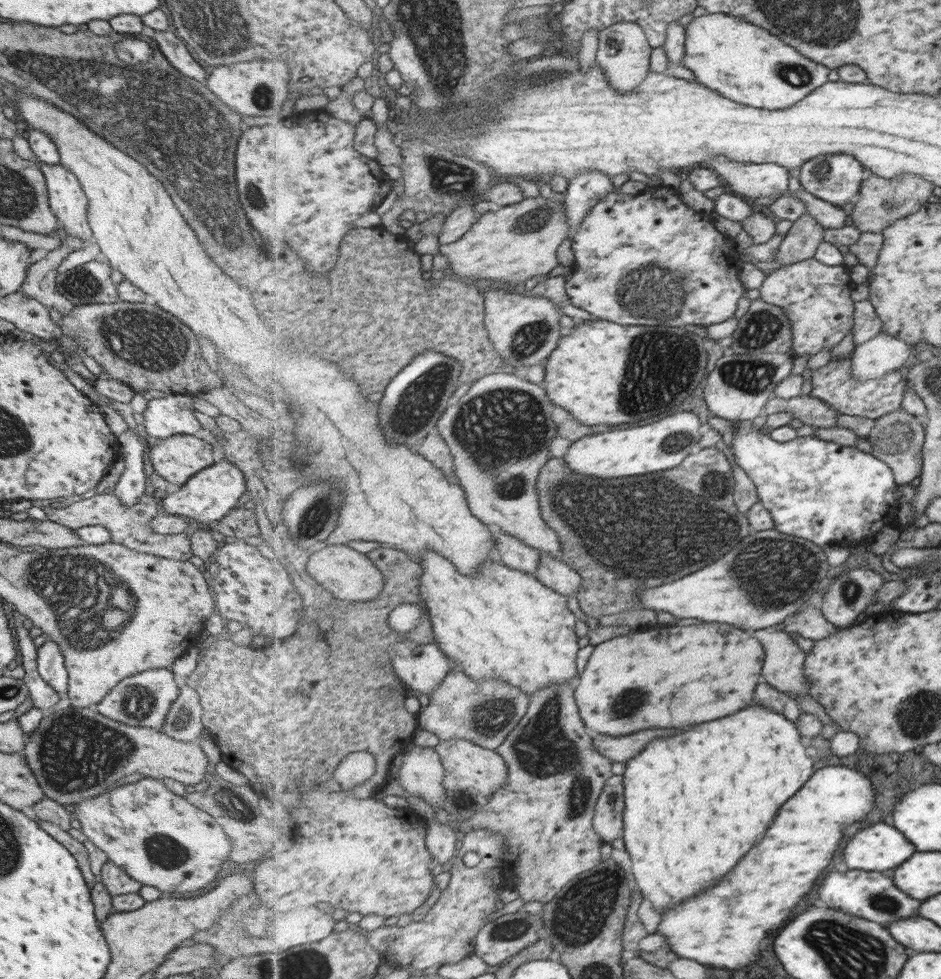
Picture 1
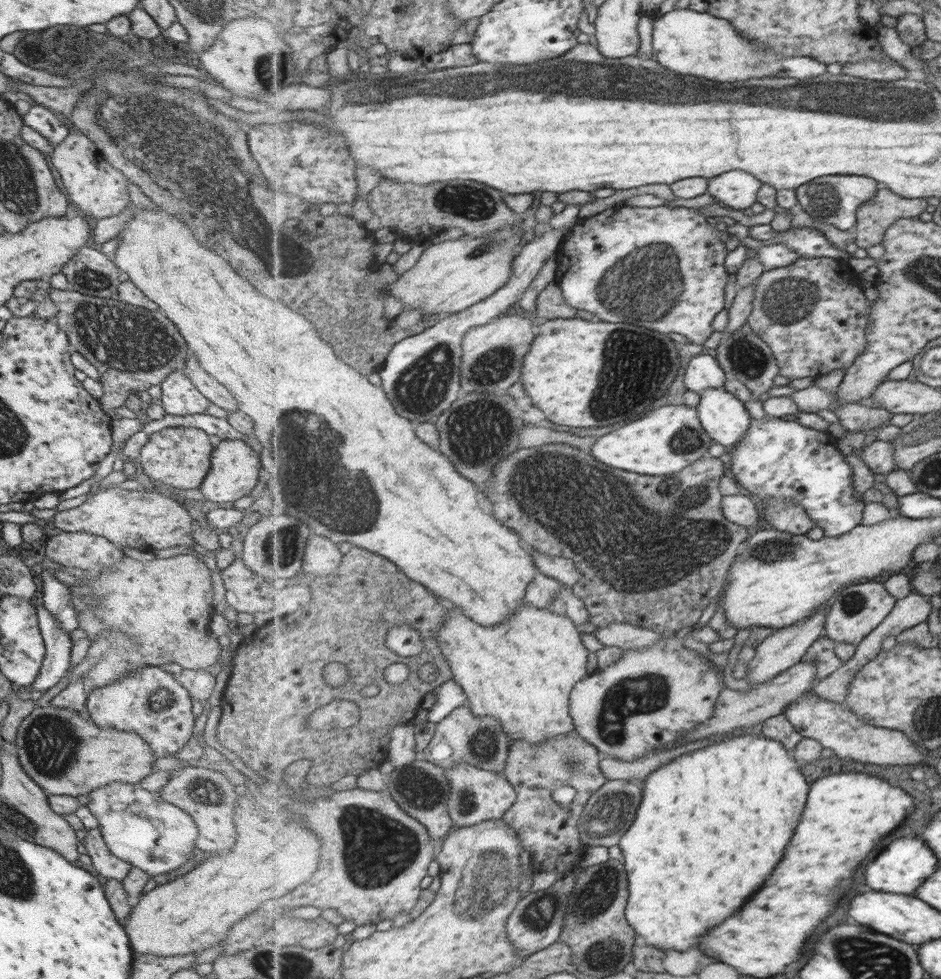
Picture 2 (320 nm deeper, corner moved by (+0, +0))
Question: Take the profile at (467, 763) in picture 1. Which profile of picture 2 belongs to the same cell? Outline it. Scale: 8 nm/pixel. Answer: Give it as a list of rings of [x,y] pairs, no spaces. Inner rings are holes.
[[[464,762],[448,767],[446,775],[451,783],[451,794],[448,800],[449,816],[457,827],[468,827],[485,821],[502,819],[506,816],[506,812],[517,803],[518,793],[515,786],[503,772],[483,770]]]

